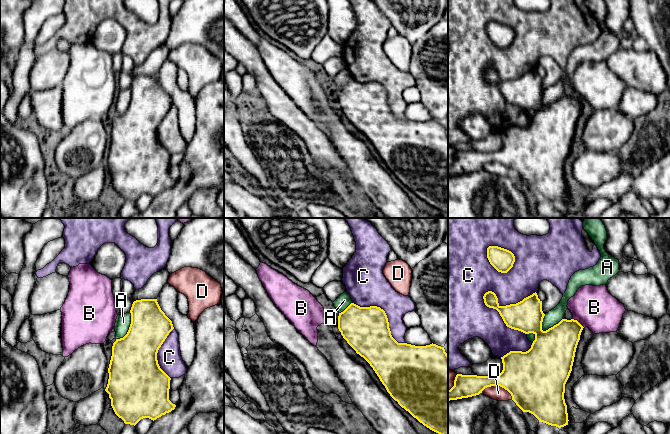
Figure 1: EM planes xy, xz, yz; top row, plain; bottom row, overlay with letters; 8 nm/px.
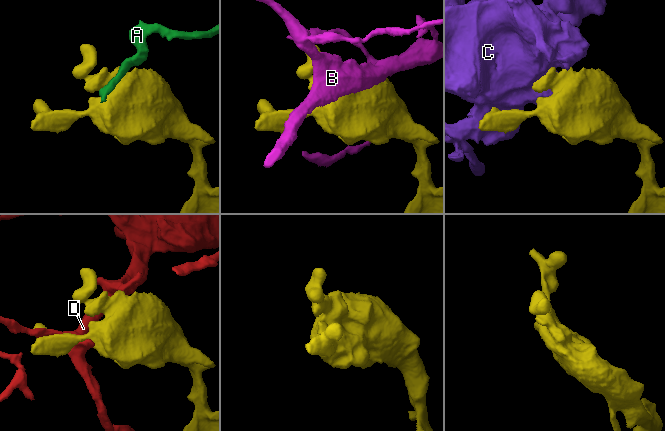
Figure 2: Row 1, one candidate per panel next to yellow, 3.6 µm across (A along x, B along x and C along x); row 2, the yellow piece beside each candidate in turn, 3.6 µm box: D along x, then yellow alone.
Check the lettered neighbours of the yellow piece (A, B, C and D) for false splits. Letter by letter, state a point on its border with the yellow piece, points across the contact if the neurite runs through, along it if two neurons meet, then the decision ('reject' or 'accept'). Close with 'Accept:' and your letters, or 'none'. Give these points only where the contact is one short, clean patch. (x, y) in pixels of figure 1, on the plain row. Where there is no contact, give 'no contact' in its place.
A: yz (551, 103) | reject
B: yz (578, 98) | reject
C: yz (504, 82) | reject
D: yz (498, 161) | reject
Accept: none

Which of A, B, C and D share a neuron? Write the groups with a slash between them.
A / B / C / D

